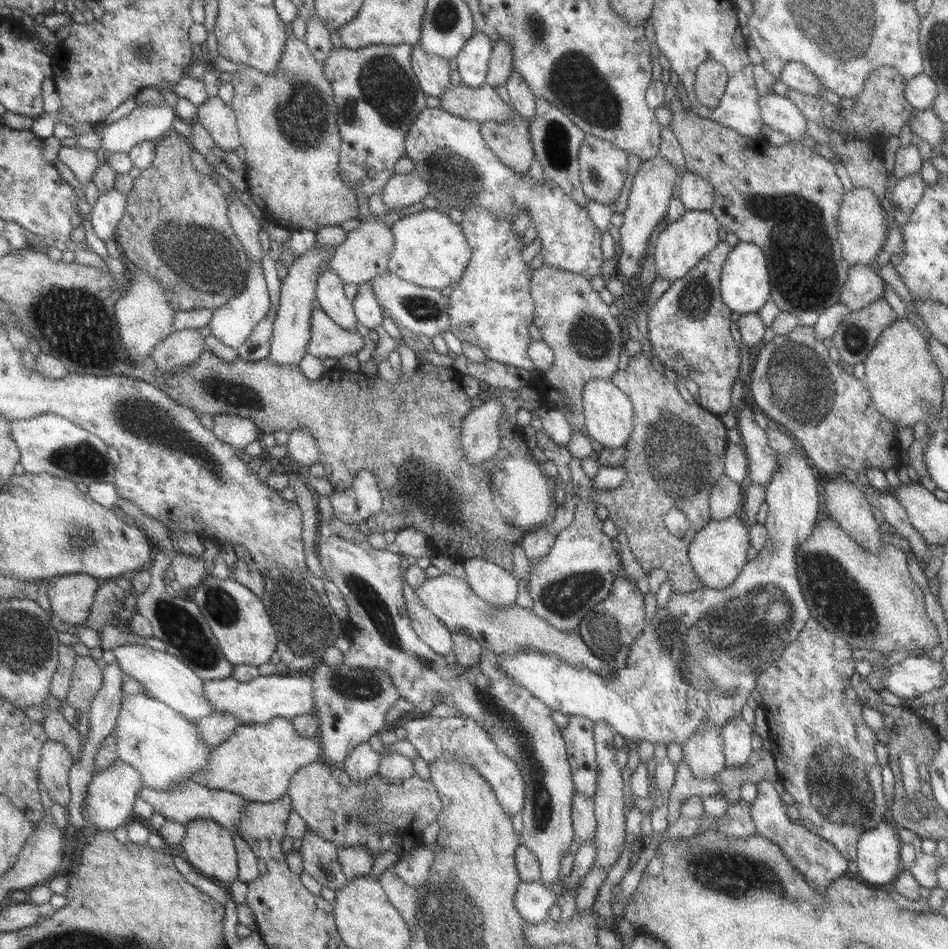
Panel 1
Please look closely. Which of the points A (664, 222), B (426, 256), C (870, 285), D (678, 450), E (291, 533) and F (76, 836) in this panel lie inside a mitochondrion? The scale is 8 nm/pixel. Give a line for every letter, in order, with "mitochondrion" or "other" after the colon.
A: other
B: other
C: other
D: mitochondrion
E: other
F: other

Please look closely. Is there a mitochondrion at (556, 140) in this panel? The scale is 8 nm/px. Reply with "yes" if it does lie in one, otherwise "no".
yes

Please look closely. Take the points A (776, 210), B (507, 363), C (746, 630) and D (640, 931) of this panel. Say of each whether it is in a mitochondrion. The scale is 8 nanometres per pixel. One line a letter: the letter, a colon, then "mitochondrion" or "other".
A: mitochondrion
B: other
C: mitochondrion
D: other

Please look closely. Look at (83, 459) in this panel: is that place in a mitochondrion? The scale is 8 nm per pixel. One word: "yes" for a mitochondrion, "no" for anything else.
yes

